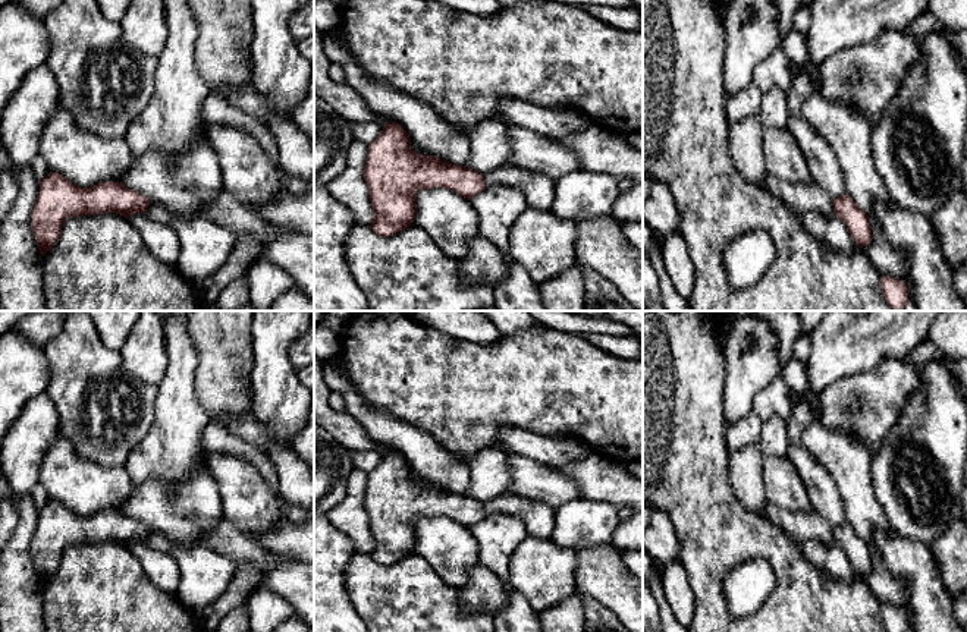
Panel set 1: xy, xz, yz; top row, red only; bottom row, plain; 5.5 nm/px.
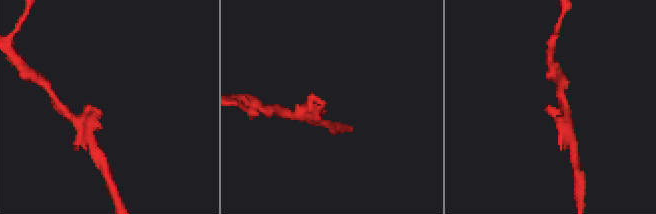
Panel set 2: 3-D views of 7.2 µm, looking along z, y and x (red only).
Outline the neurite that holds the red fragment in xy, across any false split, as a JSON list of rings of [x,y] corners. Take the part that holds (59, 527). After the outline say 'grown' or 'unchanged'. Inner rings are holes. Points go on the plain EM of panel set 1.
[[[57,500],[40,510],[40,521],[31,541],[31,556],[41,584],[59,569],[63,551],[75,544],[116,541],[129,548],[135,541],[147,541],[150,526],[120,510],[103,510],[79,516]]] | unchanged

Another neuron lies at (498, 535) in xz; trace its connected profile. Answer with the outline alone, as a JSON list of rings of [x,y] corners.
[[[493,513],[472,525],[471,532],[478,545],[478,563],[508,584],[509,559],[528,537],[524,522],[519,518]]]

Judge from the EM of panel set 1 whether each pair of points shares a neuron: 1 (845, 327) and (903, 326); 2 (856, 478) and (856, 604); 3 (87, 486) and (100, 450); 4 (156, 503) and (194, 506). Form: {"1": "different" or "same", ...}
{"1": "same", "2": "different", "3": "different", "4": "same"}

